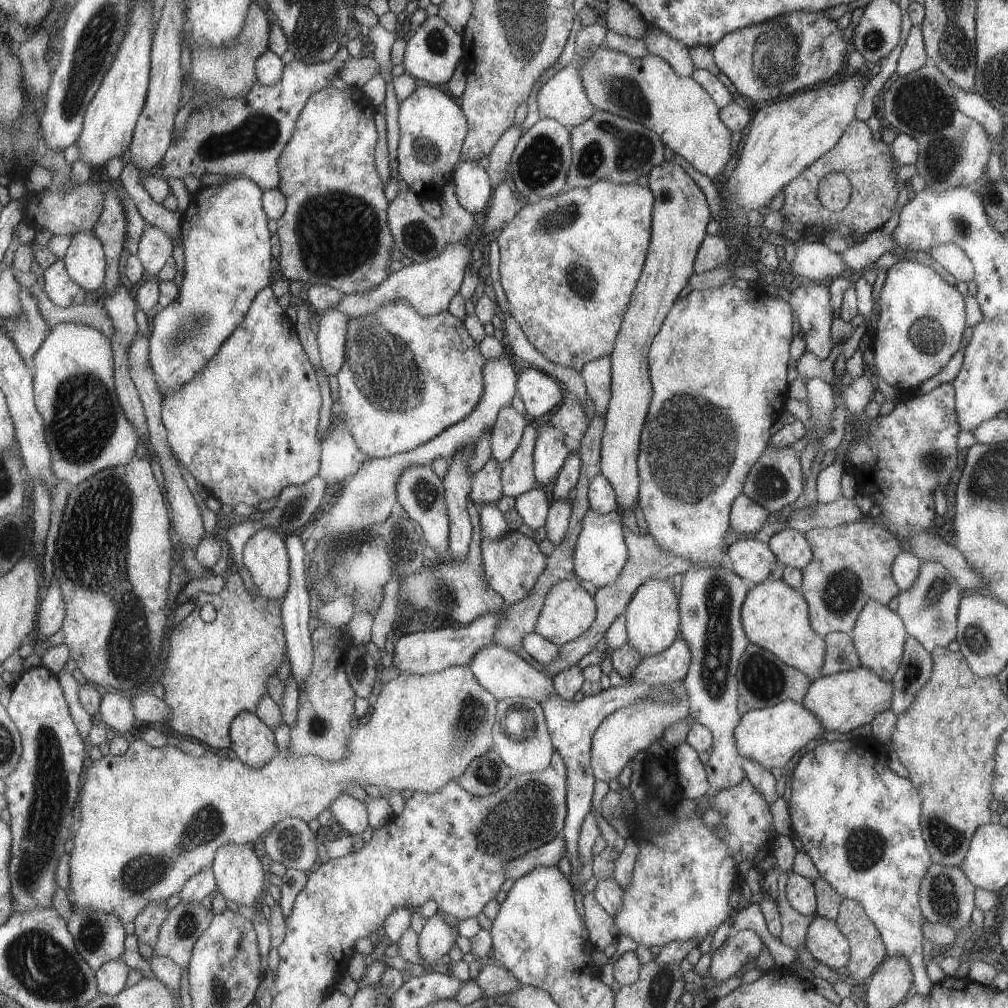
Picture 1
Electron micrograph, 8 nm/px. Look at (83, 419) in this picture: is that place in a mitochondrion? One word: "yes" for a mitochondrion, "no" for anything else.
yes

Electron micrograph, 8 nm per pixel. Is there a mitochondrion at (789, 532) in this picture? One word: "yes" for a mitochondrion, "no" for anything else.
no

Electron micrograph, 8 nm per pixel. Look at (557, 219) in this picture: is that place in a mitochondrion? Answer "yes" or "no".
yes

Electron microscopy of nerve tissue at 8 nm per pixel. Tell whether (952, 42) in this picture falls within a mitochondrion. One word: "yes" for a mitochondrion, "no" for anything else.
yes

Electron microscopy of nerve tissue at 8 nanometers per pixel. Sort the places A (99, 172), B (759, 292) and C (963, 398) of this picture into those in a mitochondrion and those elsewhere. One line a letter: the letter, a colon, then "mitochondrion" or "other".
A: other
B: other
C: other

